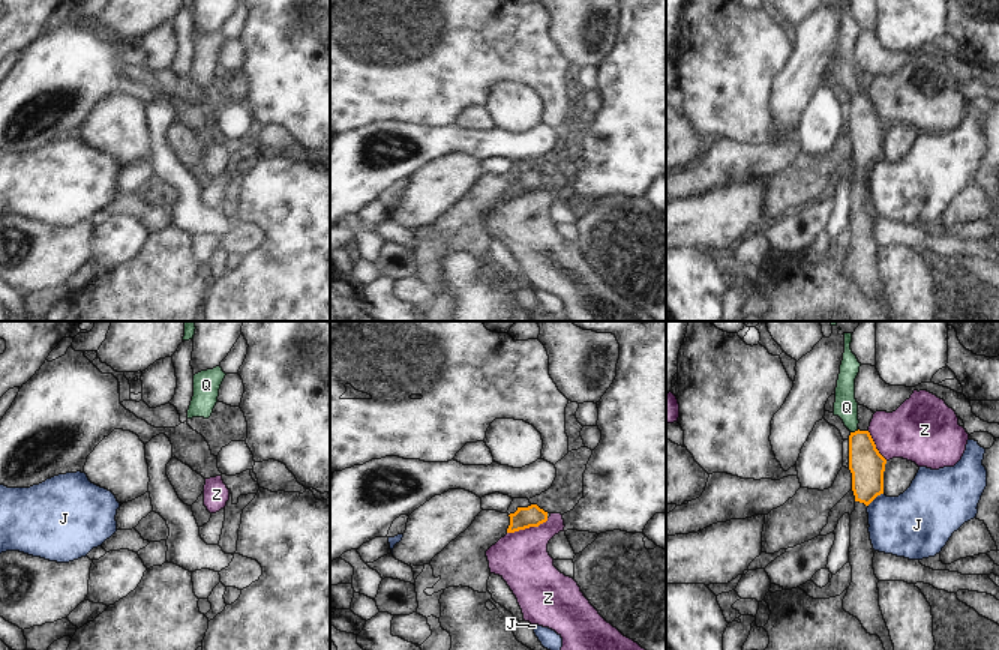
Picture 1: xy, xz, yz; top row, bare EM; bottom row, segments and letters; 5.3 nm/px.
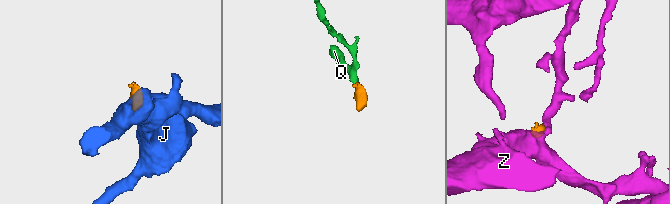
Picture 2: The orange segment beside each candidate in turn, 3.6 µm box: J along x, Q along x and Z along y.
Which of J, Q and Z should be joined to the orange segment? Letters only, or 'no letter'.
Q

